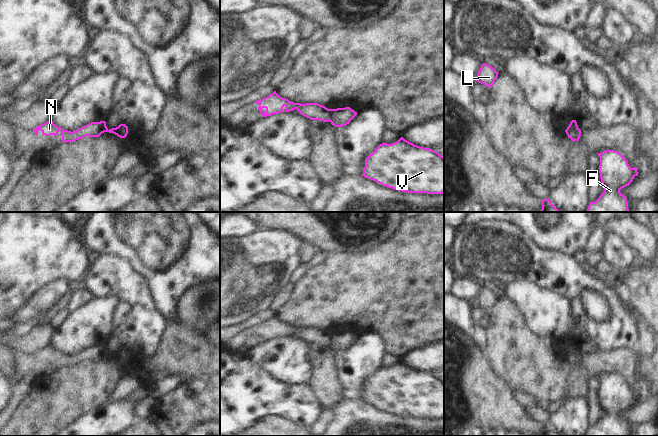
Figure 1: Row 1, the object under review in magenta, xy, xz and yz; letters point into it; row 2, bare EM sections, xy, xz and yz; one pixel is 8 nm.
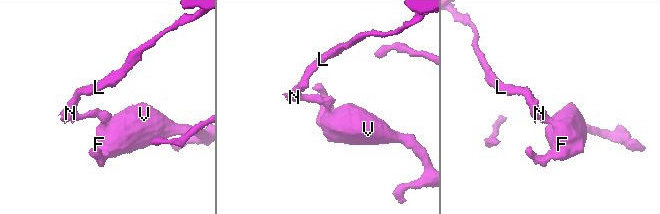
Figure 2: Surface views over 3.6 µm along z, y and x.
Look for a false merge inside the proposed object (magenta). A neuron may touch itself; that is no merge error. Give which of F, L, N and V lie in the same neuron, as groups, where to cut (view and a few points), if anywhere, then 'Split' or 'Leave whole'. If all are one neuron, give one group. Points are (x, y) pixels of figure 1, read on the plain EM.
Groups: F V / L N. Split along xz (332, 333), (329, 344). Split

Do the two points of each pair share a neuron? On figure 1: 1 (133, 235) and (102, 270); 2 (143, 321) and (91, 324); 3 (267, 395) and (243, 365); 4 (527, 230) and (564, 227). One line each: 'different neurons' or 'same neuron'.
1: different neurons
2: different neurons
3: same neuron
4: same neuron

